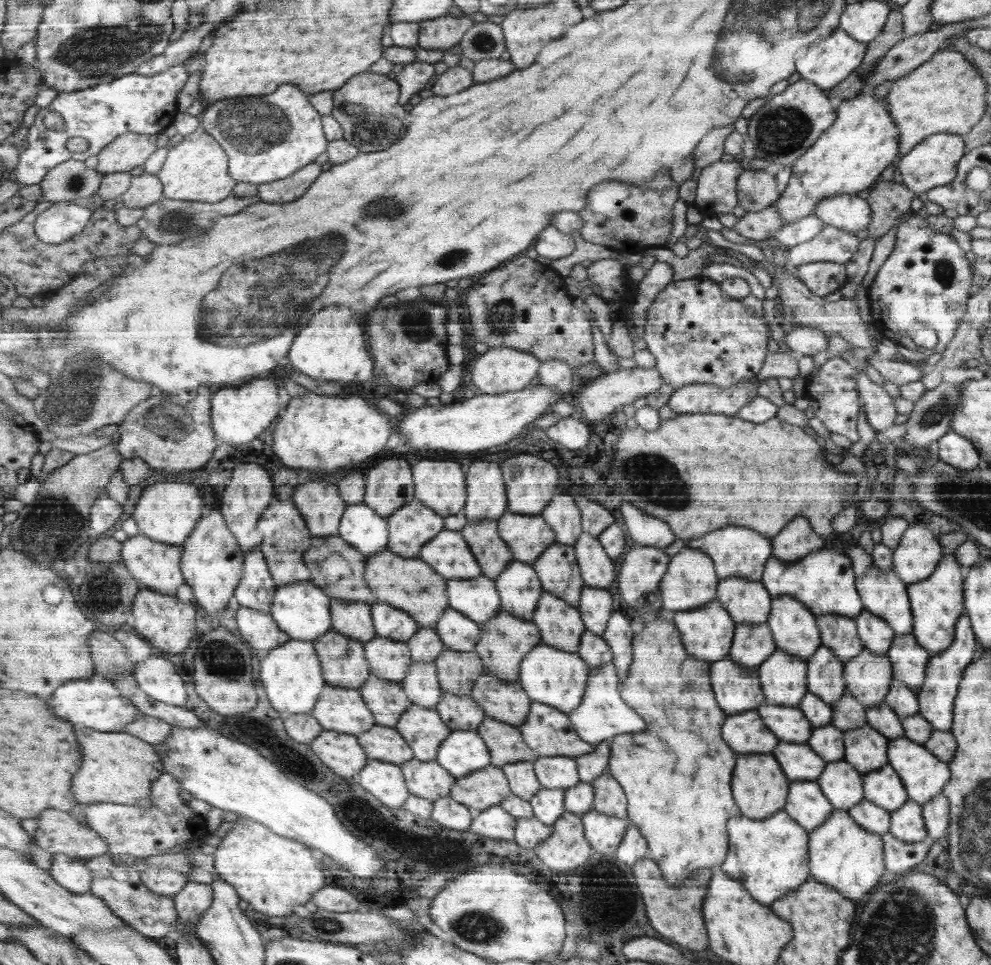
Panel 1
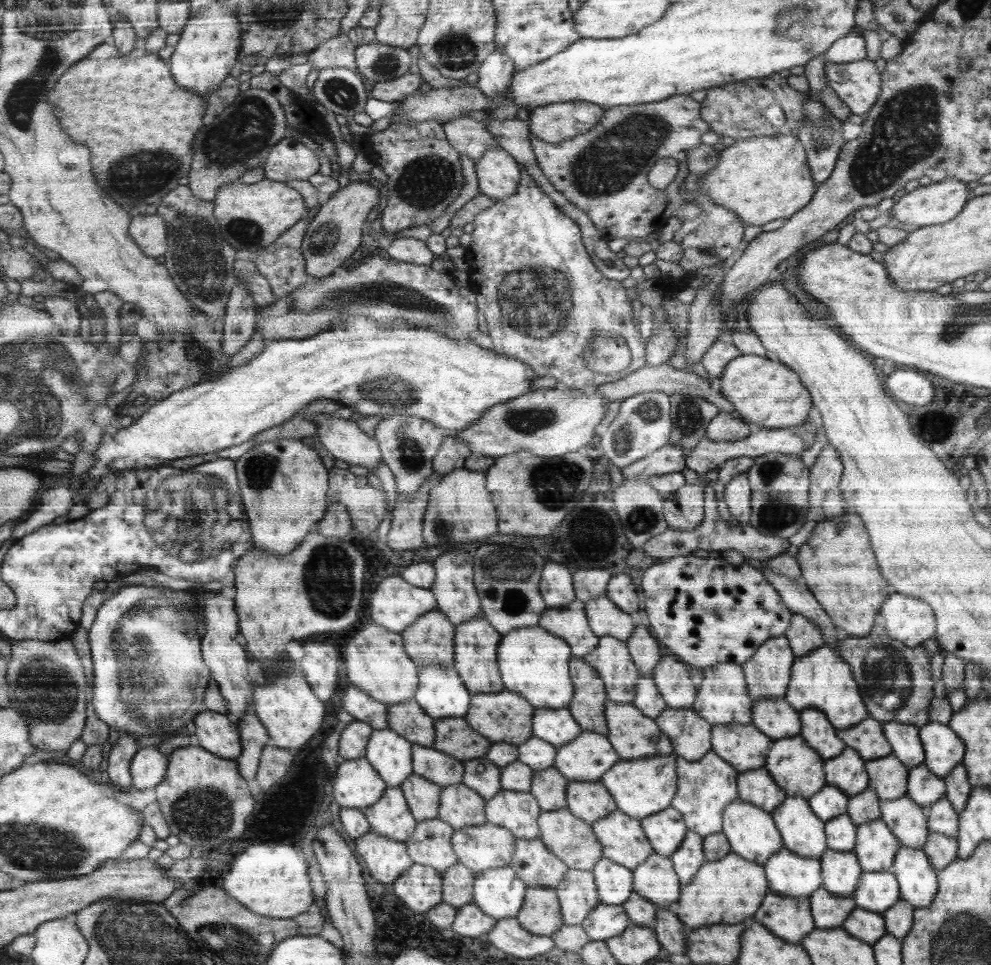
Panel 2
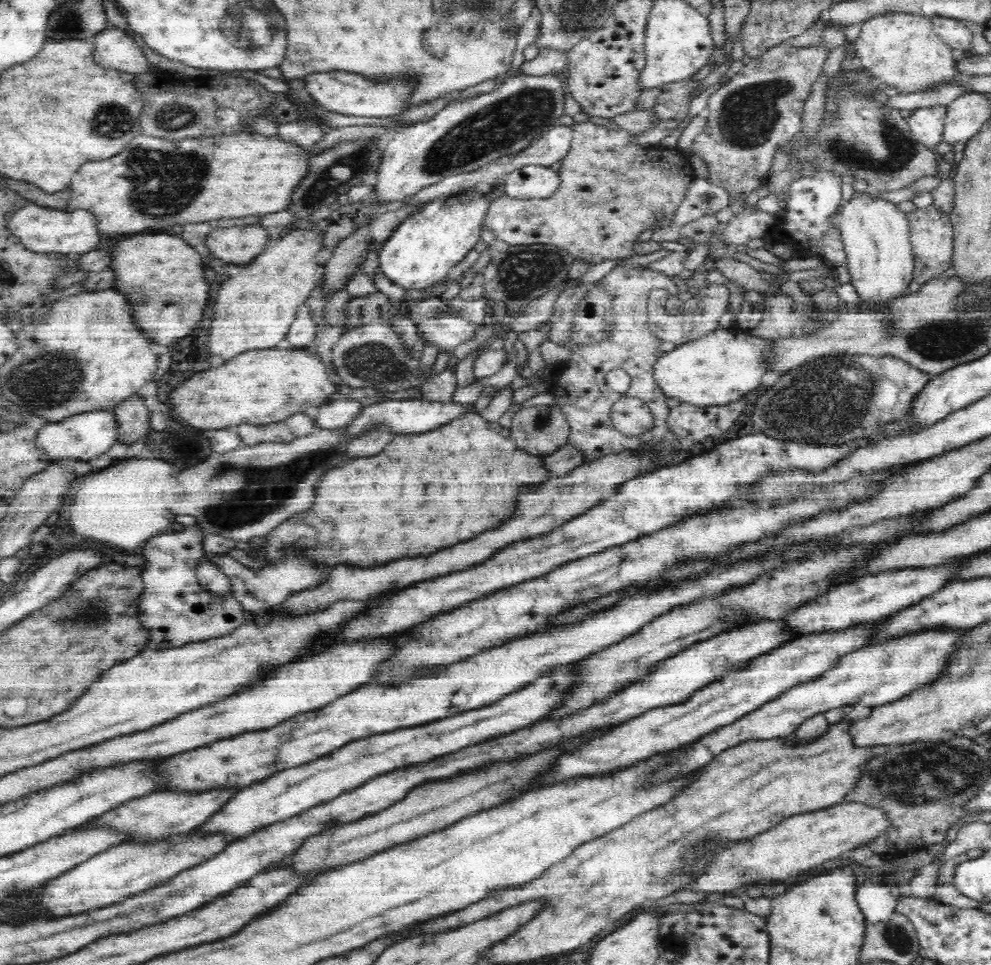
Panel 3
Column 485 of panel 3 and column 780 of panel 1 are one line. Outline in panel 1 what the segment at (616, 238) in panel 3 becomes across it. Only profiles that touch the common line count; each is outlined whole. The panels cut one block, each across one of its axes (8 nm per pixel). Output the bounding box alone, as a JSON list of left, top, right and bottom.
[732,205,786,241]

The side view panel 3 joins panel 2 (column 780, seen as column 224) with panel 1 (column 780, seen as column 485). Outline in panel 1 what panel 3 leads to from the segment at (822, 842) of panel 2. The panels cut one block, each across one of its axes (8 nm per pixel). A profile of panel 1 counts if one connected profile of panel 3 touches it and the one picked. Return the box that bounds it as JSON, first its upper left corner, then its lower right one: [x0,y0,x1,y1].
[758,704,812,742]

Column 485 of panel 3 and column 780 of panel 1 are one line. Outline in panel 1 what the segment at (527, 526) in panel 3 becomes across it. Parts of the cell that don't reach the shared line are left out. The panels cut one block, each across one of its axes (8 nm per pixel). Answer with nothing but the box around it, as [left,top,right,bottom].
[772,518,824,562]

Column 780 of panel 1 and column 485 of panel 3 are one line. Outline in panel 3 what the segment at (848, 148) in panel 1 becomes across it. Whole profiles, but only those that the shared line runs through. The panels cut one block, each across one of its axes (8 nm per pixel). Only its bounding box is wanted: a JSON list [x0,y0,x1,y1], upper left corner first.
[378,187,492,291]

